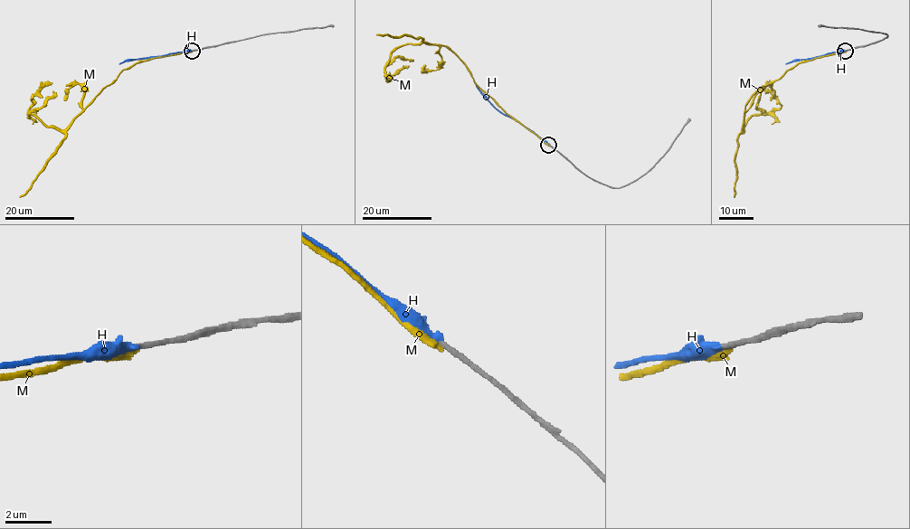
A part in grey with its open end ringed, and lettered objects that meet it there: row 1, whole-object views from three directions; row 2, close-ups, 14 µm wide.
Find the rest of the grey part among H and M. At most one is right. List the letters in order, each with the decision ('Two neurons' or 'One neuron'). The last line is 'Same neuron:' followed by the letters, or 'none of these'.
H: One neuron
M: Two neurons
Same neuron: H

